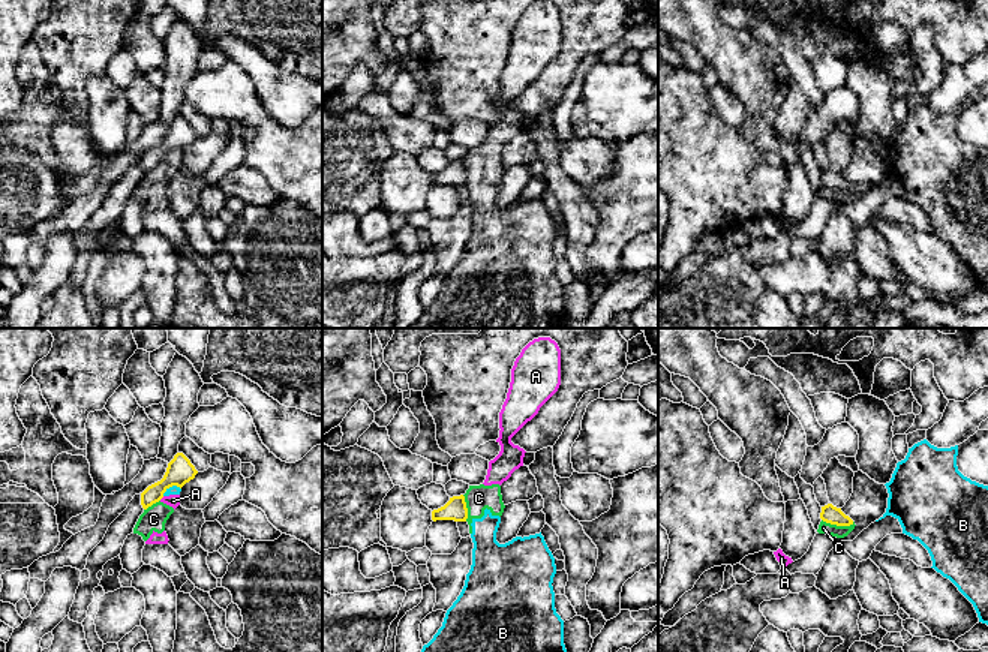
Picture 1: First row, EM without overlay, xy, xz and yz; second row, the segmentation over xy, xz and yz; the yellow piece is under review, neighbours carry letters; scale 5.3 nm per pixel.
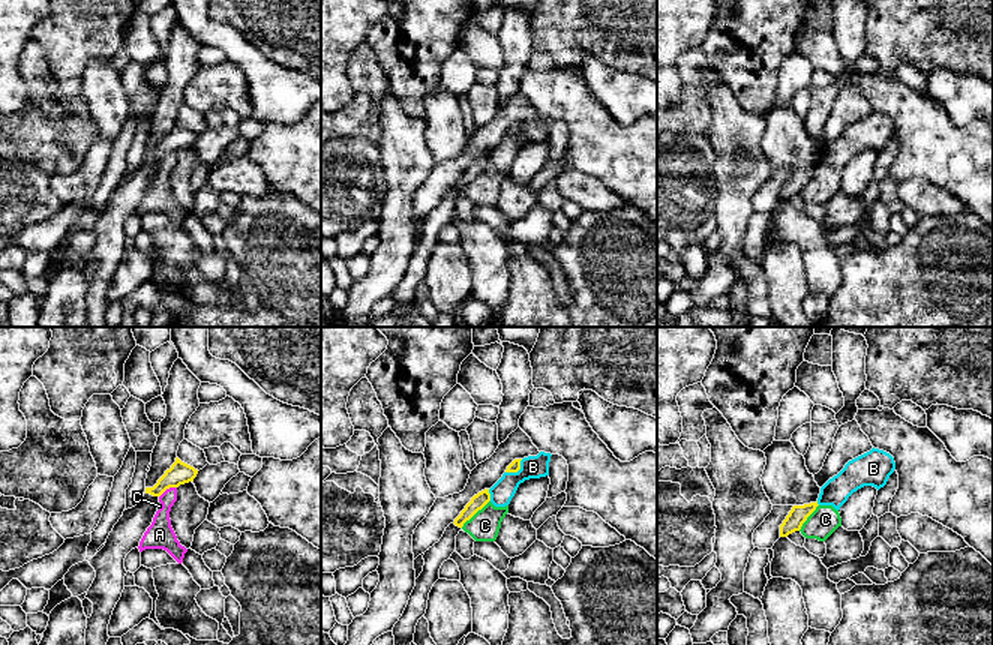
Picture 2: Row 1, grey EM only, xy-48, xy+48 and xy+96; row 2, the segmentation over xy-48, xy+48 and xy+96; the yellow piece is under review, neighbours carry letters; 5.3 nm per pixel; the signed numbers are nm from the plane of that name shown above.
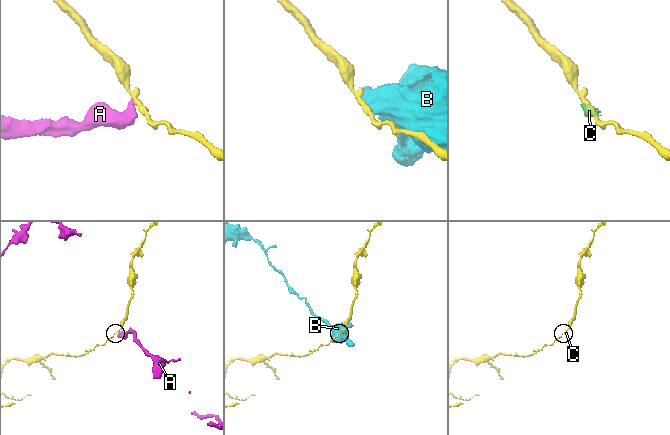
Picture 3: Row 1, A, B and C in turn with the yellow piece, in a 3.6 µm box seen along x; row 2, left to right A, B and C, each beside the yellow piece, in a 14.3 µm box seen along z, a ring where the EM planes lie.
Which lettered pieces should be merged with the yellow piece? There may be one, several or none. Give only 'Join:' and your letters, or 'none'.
Join: none

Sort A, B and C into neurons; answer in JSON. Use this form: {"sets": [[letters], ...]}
{"sets": [["A", "B", "C"]]}

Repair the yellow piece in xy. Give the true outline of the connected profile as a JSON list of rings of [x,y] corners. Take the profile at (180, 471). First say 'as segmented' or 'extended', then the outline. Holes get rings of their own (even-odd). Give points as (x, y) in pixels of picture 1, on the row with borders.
as segmented | [[[177,453],[174,459],[168,463],[163,478],[151,486],[148,486],[141,493],[141,505],[144,510],[159,502],[163,498],[163,493],[172,487],[183,487],[186,483],[195,478],[198,471],[190,463],[190,460],[183,454]]]

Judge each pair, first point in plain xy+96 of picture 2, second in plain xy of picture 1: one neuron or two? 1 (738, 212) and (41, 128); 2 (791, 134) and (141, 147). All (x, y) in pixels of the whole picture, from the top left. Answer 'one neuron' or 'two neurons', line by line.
1: two neurons
2: two neurons

